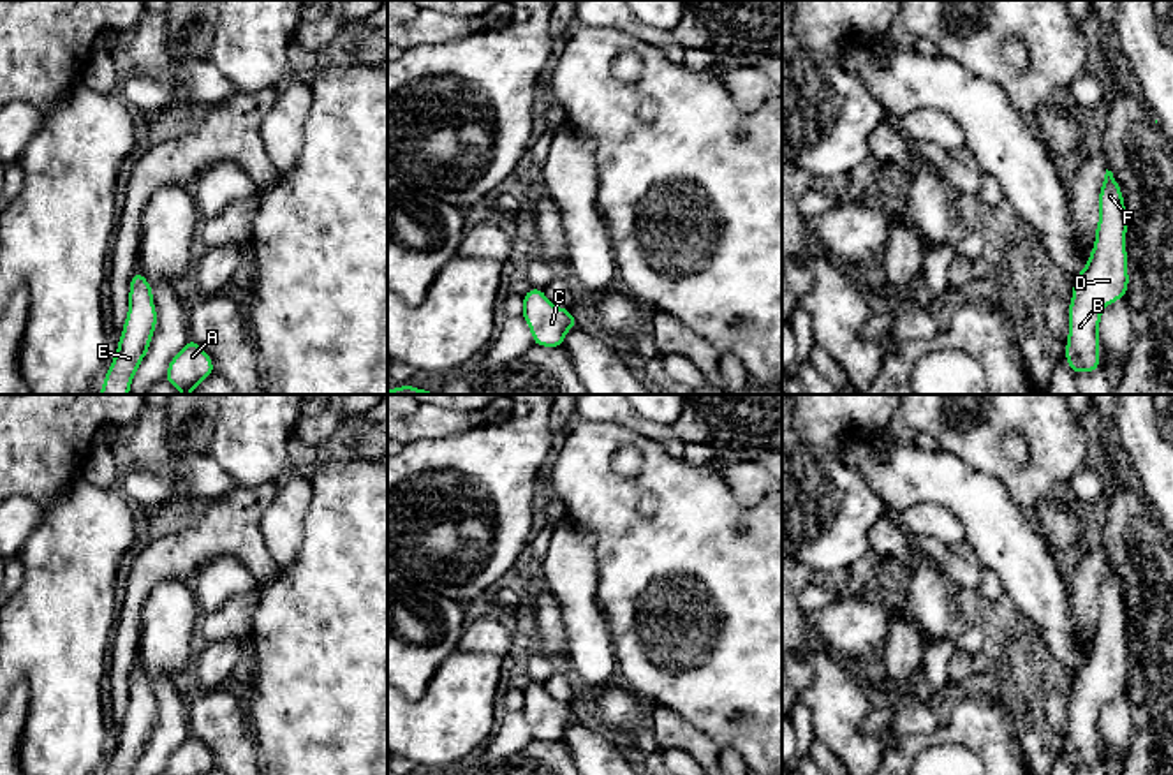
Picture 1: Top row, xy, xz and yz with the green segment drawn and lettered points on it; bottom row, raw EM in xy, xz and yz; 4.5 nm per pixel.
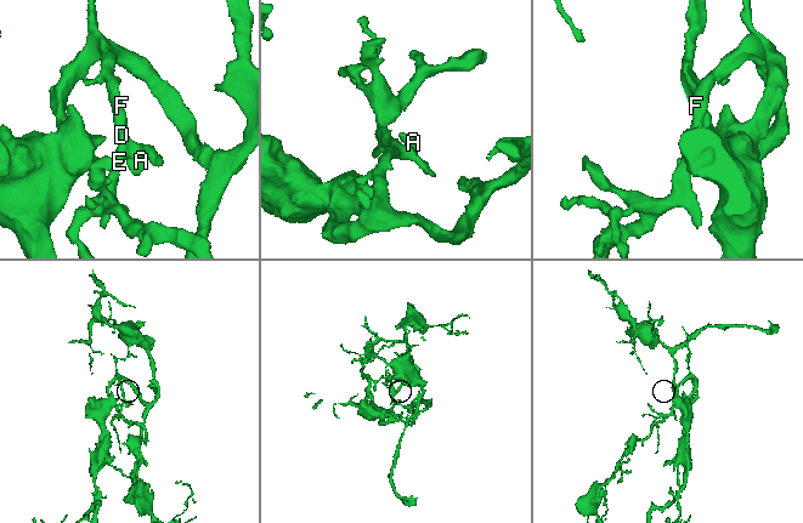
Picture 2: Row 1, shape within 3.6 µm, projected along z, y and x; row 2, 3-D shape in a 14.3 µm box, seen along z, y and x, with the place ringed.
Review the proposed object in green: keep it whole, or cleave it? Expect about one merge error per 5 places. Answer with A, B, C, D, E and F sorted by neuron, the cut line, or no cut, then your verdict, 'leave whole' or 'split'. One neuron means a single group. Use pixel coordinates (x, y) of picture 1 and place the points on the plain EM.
A B C D E F | no cut | leave whole

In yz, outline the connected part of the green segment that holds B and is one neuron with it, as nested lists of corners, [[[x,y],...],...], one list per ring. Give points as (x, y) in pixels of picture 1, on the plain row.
[[[1106,564],[1099,587],[1096,638],[1087,661],[1074,675],[1067,708],[1066,754],[1074,770],[1101,763],[1101,706],[1113,696],[1122,694],[1129,680],[1125,629],[1124,590],[1113,567]]]

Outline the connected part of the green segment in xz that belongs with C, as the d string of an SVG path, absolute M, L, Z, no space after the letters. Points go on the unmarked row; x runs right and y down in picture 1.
M532 682L523 689L523 710L534 733L534 740L562 742L565 729L578 719L567 703L553 699L542 683Z

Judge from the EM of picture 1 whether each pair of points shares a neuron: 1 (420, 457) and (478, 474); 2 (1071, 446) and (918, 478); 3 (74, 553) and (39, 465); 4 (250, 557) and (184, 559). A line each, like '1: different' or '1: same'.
1: same
2: different
3: different
4: same

